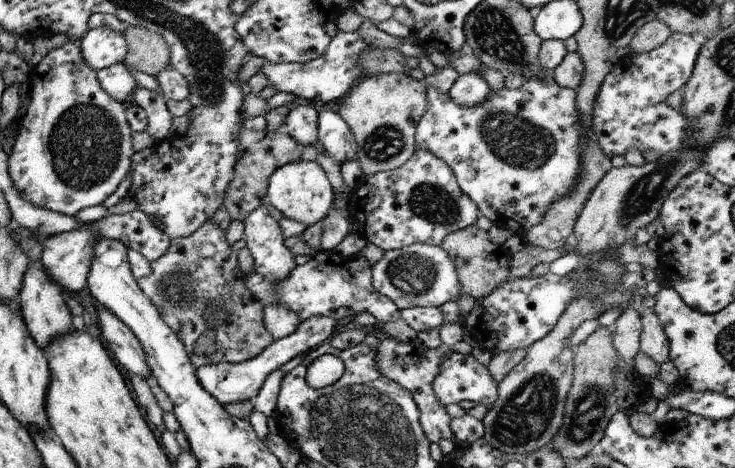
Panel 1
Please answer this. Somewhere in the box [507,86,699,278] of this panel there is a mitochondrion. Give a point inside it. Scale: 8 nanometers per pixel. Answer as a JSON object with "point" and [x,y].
{"point":[646,192]}

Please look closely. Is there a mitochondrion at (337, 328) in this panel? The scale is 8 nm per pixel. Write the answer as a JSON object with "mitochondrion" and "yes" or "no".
{"mitochondrion":"no"}

